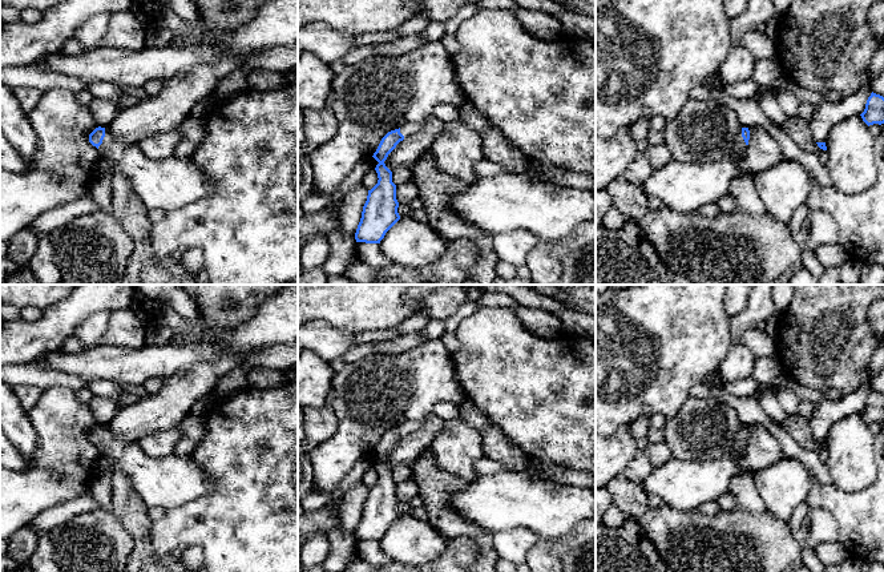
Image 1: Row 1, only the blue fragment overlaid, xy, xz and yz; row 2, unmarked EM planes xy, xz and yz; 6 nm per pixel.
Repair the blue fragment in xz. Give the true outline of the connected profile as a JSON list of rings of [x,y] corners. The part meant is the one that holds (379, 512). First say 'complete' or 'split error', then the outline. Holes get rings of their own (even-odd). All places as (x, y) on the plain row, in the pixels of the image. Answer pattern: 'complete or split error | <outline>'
split error | [[[423,420],[407,422],[388,430],[382,436],[372,454],[379,460],[375,466],[379,478],[368,488],[362,516],[355,531],[356,540],[380,541],[386,531],[400,517],[396,483],[392,480],[392,470],[386,464],[384,459],[400,439],[419,430],[421,424]]]

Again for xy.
split error | [[[101,424],[89,432],[89,440],[100,448],[108,470],[121,470],[130,479],[148,508],[183,505],[214,487],[210,475],[191,456],[148,456],[138,443],[120,440]]]

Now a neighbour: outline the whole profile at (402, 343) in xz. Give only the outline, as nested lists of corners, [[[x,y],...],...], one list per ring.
[[[411,333],[400,335],[395,339],[387,339],[378,343],[379,354],[401,354],[413,347],[421,346],[428,339],[421,333]]]

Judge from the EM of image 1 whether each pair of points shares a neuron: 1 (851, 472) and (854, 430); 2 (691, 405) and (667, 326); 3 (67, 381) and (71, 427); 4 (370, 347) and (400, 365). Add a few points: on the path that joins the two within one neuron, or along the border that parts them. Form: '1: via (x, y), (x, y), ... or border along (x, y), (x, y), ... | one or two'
1: via (851, 462), (851, 440) | one
2: border along (690, 397), (677, 413), (667, 418) | two
3: border along (75, 390), (51, 386), (44, 391) | two
4: border along (378, 353), (348, 363) | two

